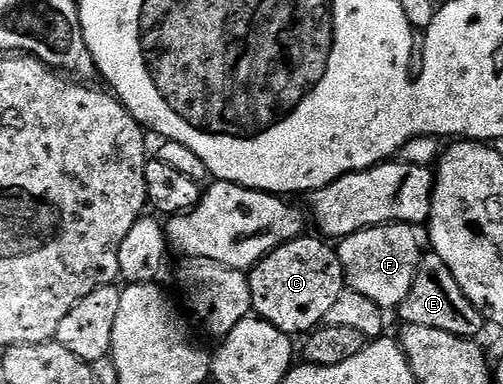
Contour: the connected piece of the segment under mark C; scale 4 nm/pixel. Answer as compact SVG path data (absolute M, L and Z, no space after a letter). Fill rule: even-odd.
M304 235L279 245L249 270L247 282L254 316L273 323L273 327L288 335L306 335L318 329L345 288L338 252L332 246L330 249L326 240L315 237Z

